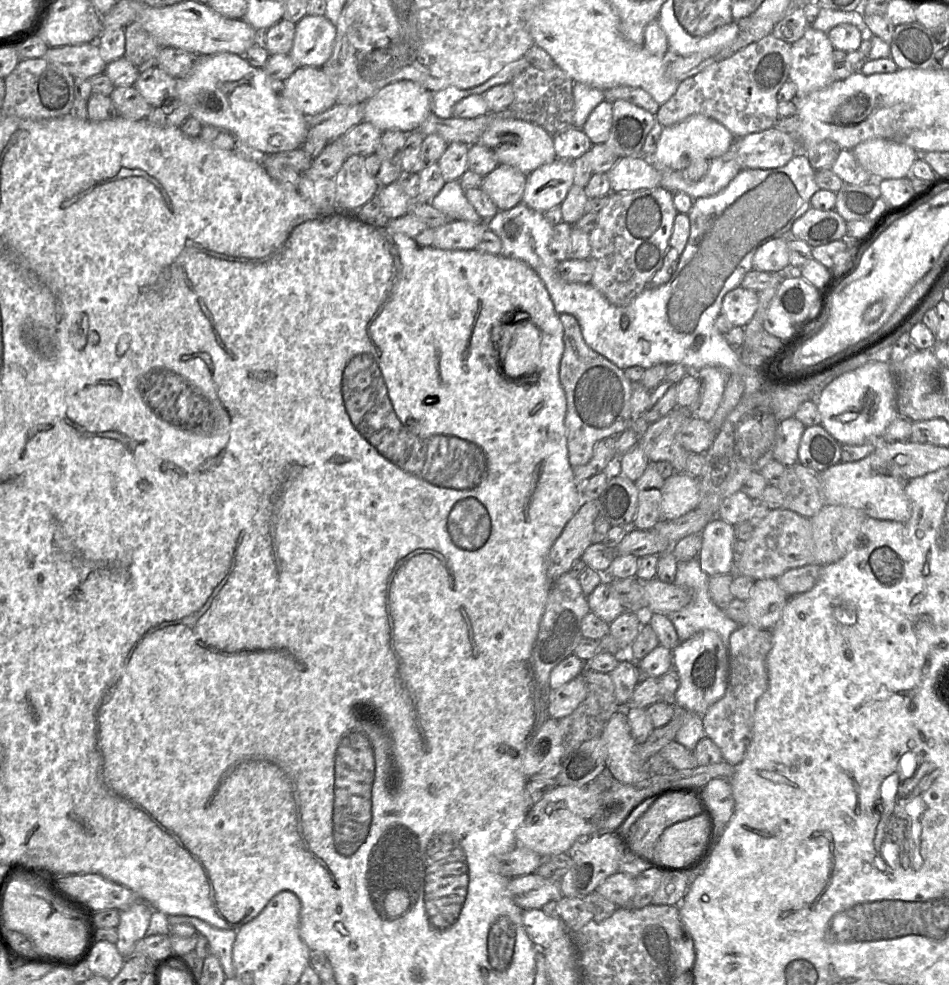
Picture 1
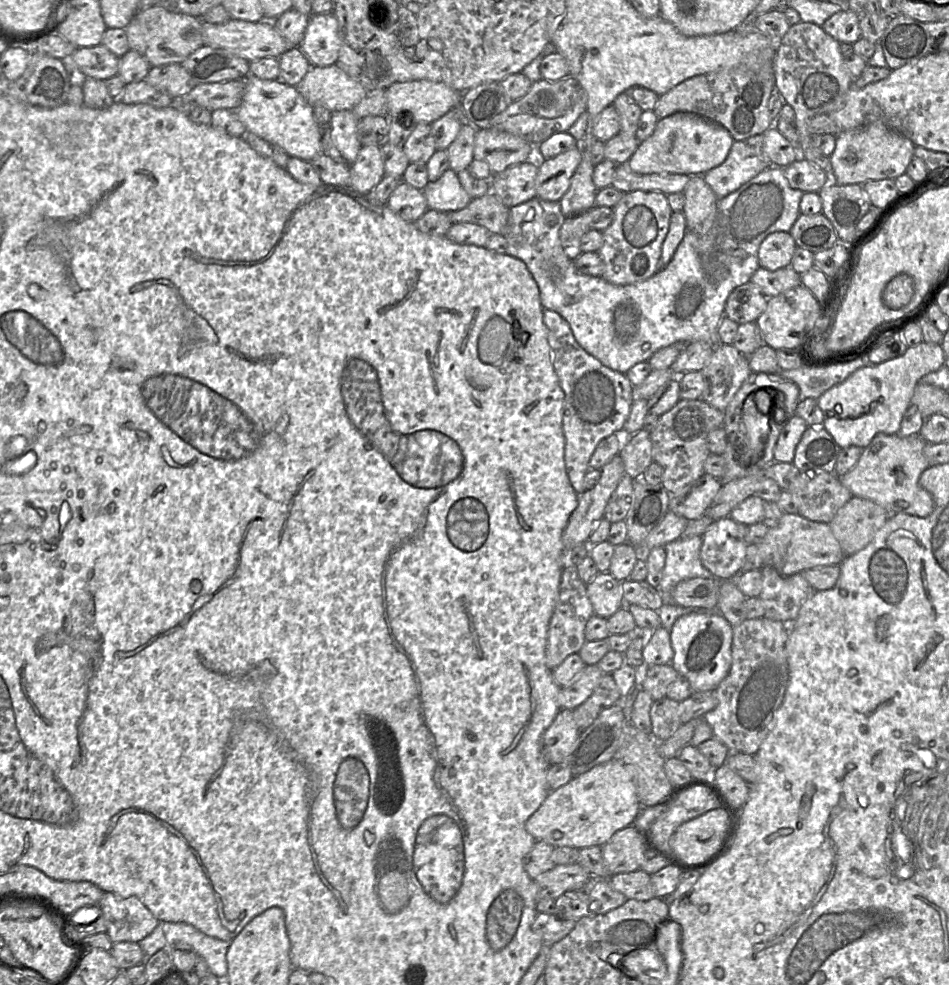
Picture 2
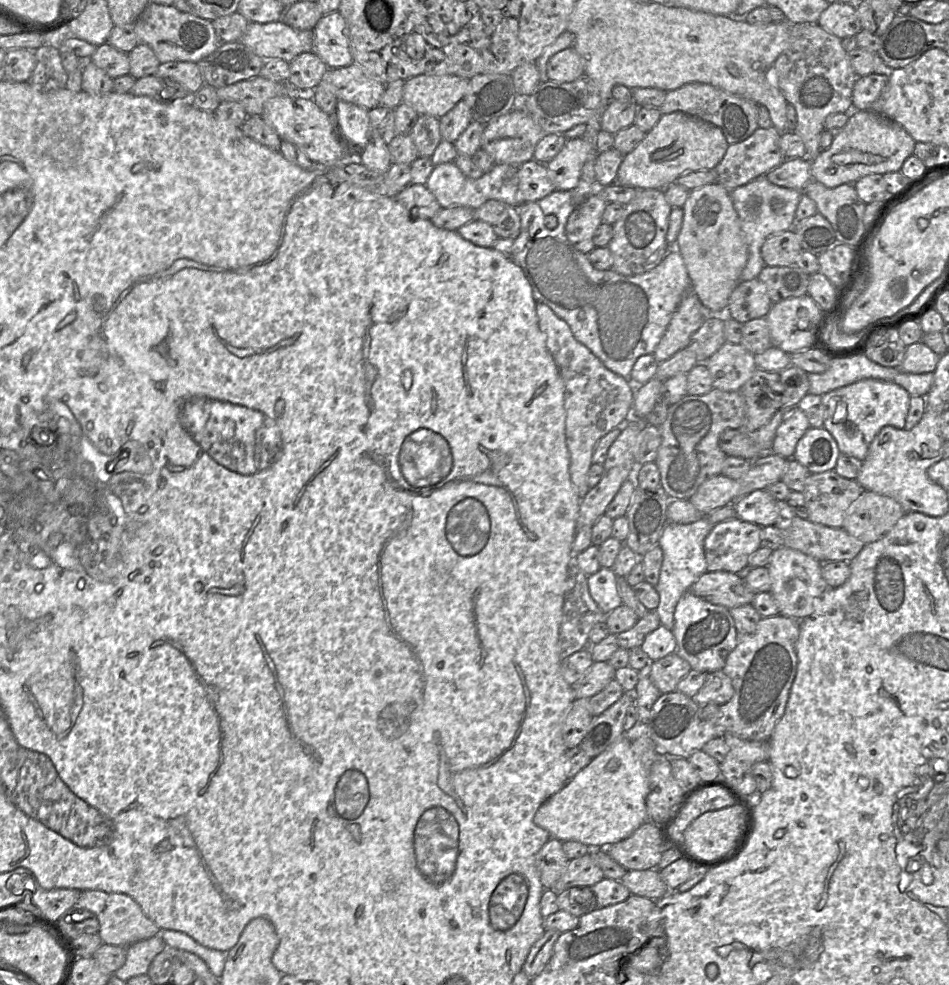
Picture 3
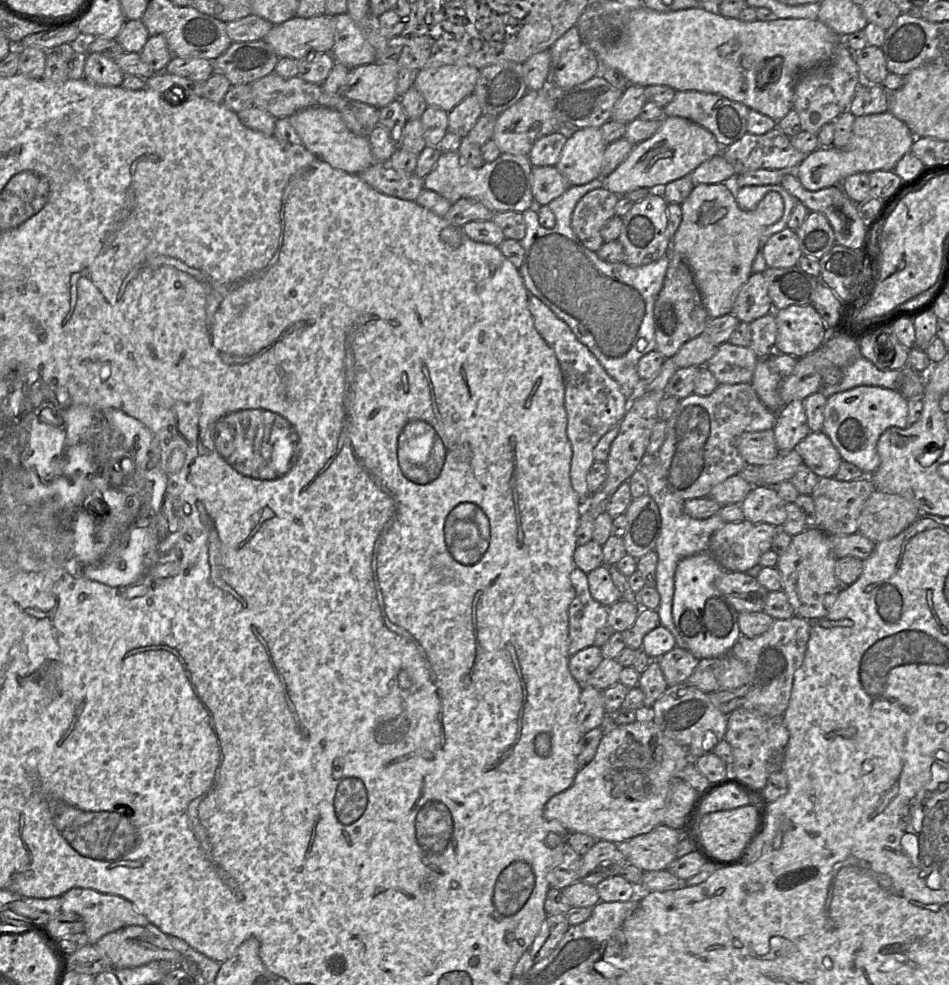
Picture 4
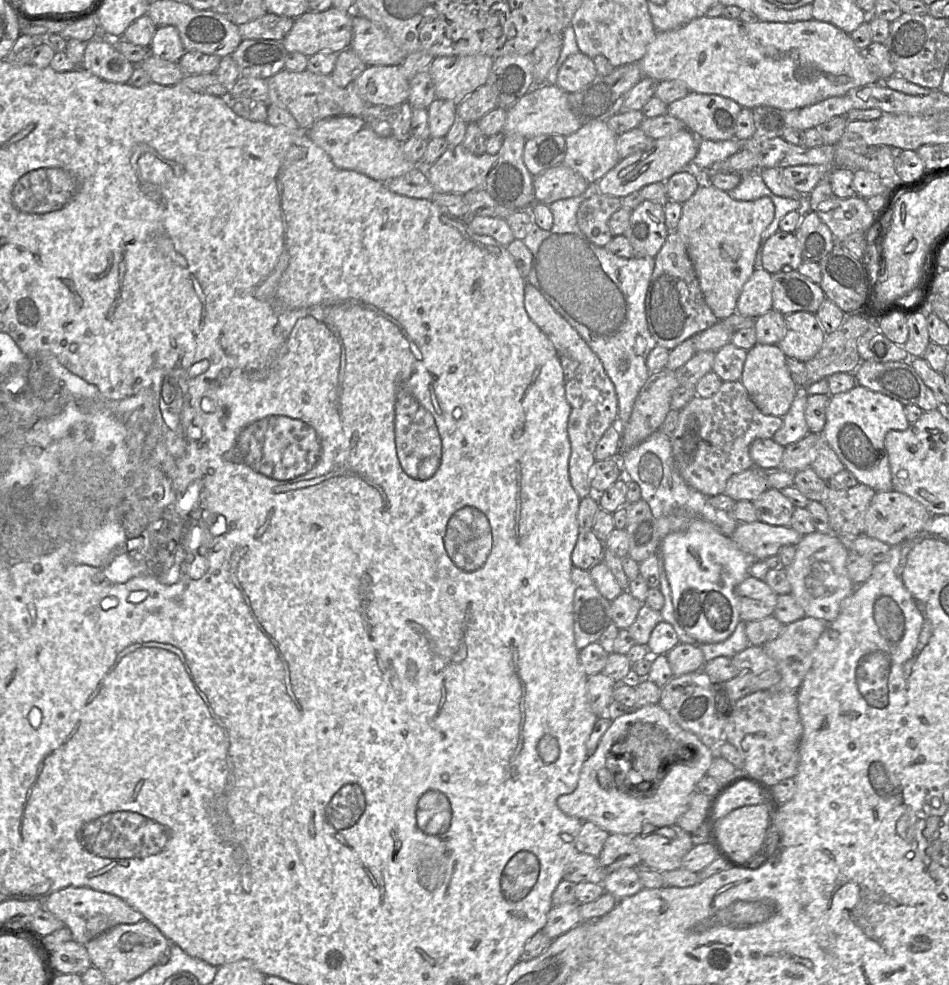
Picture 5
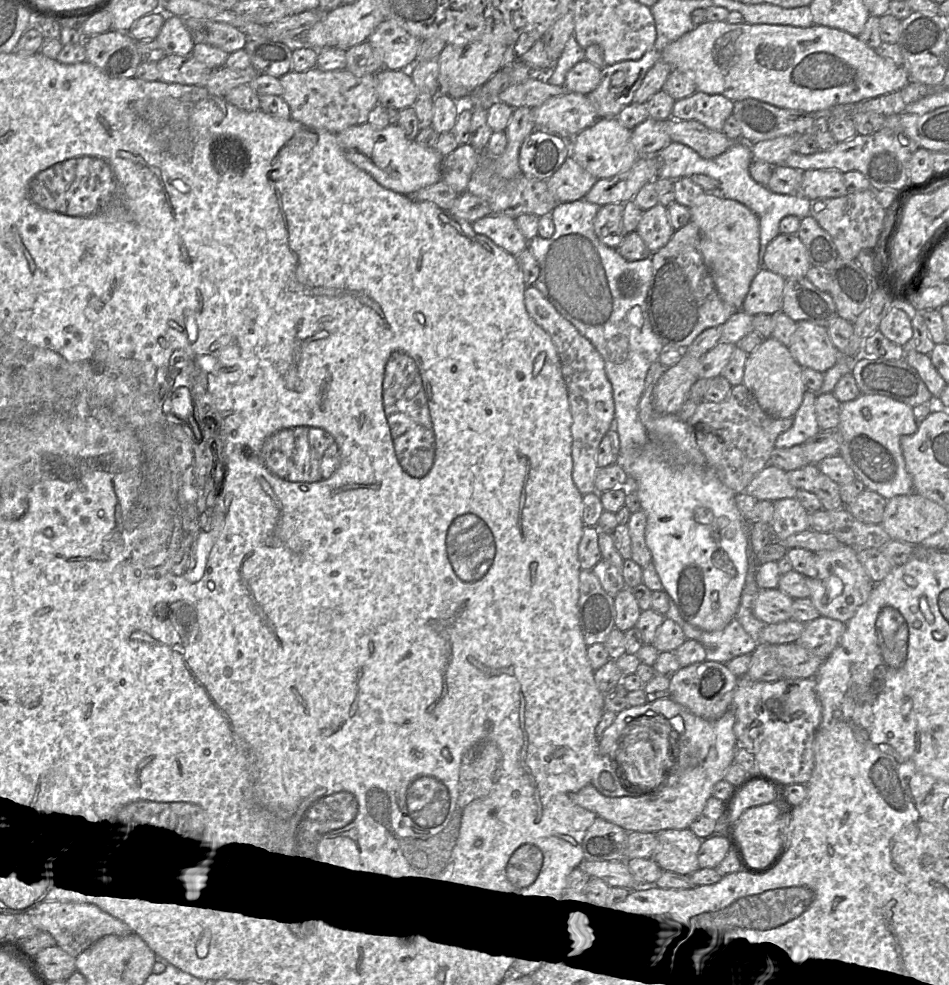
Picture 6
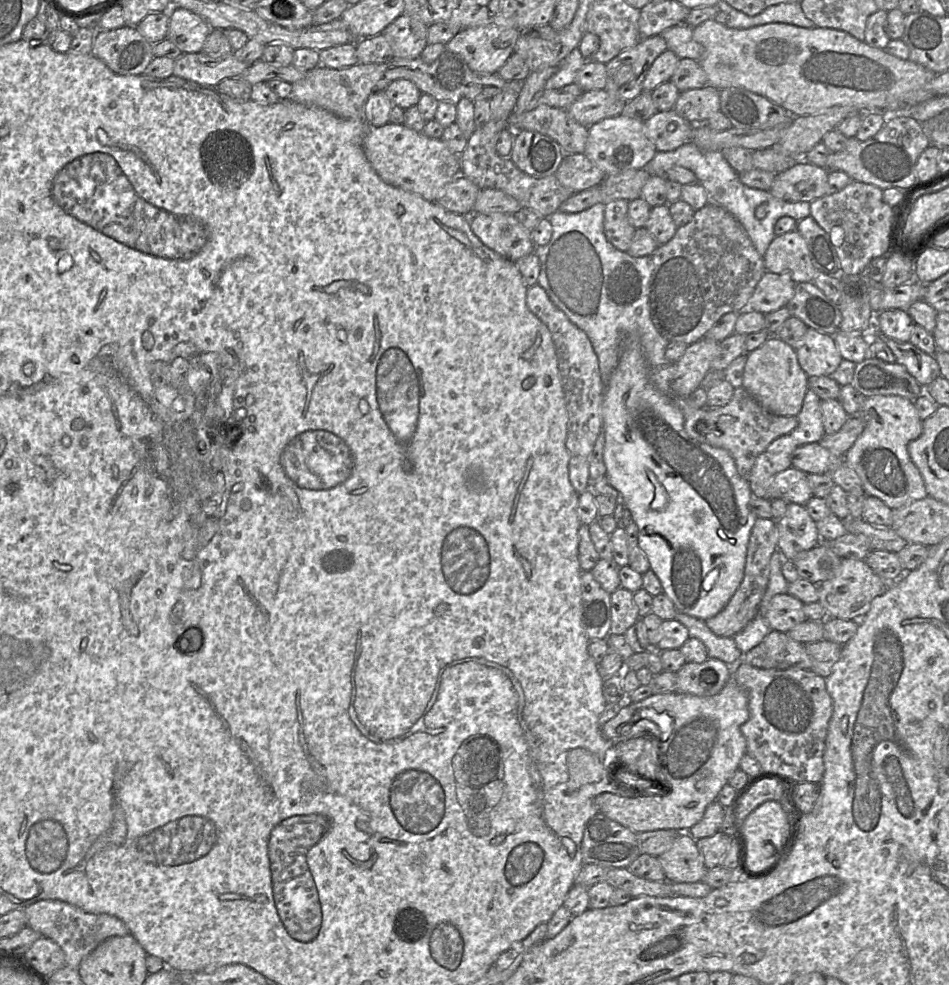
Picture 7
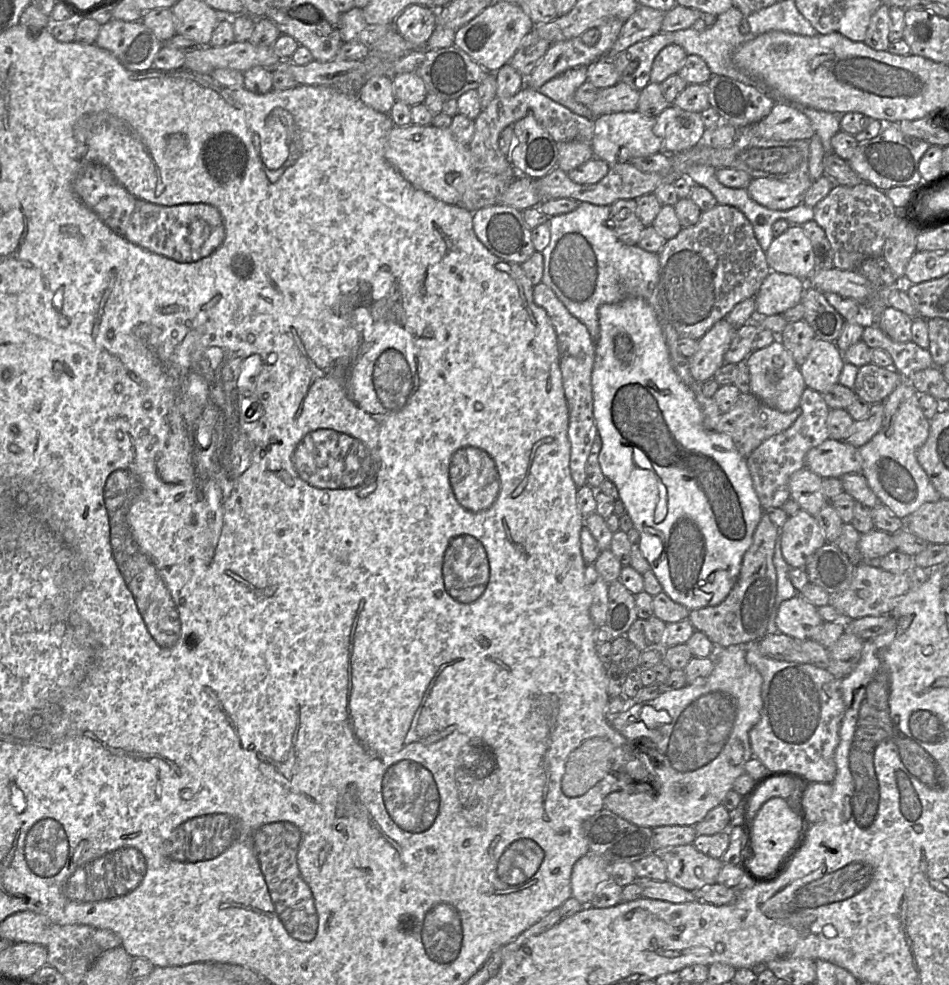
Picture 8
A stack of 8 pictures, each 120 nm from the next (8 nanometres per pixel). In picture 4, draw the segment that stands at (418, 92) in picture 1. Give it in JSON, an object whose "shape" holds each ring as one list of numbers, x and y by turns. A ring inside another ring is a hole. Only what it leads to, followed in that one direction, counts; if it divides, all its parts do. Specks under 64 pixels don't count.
{"shape":[[442,65,418,72,414,87,429,106,450,112,456,105,474,93,480,76,479,68,469,65]]}

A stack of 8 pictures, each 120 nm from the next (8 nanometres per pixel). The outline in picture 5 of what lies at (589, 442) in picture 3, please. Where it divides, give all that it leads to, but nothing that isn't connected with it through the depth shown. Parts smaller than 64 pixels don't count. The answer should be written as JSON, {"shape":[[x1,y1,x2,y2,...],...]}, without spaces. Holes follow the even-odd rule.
{"shape":[[526,283,524,290,524,307,529,318,549,338,561,361,565,380,565,393,571,407,568,419,568,436,571,444,569,459,569,477,573,489,580,499,594,496,591,487,592,467,595,463,595,450,604,433,614,424,618,424,618,400,609,376,606,374,599,357,590,349,578,332,558,313,542,294,531,284]]}

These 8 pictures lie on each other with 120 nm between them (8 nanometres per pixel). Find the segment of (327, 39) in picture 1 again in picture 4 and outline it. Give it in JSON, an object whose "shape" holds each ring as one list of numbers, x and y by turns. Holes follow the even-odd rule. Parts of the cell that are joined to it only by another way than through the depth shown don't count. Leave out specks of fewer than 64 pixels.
{"shape":[[347,13,333,16,335,42,331,54,335,62,349,69,375,62,375,49]]}

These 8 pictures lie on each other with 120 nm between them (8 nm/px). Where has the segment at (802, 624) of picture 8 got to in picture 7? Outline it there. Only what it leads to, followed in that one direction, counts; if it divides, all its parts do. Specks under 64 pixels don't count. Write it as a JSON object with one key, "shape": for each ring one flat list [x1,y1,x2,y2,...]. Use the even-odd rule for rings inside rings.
{"shape":[[788,593,777,594,765,607,765,620,771,630,788,632,807,620,803,605,802,601]]}

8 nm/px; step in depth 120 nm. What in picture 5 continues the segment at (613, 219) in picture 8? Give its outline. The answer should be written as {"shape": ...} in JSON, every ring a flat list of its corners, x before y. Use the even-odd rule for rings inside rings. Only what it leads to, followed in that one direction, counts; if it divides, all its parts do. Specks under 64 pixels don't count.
{"shape":[[598,192,580,205,577,224,592,243,605,247,613,238,608,221,621,207,620,198]]}

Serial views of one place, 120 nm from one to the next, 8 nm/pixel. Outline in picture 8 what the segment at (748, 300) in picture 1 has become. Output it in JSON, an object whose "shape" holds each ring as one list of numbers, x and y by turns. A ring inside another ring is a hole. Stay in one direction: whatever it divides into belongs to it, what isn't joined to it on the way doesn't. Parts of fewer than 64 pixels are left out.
{"shape":[[771,271,754,297,756,316,782,315,800,303,805,288,805,281]]}

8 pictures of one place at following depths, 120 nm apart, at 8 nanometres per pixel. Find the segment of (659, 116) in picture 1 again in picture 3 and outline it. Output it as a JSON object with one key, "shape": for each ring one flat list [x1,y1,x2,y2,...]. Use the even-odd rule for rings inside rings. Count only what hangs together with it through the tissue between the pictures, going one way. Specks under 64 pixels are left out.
{"shape":[[690,83,676,90,668,91,659,110,662,115,683,112,711,123,722,130,729,145,744,141,759,128,759,105,709,84]]}

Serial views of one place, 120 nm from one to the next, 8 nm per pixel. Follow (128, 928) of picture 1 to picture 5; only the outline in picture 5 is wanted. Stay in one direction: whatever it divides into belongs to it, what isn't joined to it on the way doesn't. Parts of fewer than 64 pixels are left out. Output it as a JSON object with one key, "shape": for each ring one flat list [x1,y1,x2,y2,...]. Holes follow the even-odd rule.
{"shape":[[67,887,49,895,43,907,59,918,71,930,73,939,86,945,97,936,120,924,136,924,145,919,144,915,127,904,120,897,88,887]]}

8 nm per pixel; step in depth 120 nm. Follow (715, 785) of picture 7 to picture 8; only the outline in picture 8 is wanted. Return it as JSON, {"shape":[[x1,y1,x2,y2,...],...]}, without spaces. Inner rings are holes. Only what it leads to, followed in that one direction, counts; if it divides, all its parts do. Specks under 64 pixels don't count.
{"shape":[[732,645,717,650,714,658,714,668,712,673,702,685,685,685,676,690,664,691,658,697,643,702,628,702,627,706,617,715,610,718,612,727,624,736,632,745,637,745,639,739,648,739,653,744,653,749,649,749,650,759,656,762,656,773,660,781,647,783,651,785,652,791,626,792,623,790,608,794,604,799,604,807,612,811,617,816,628,822,641,827,654,828,666,825,687,825,695,826,702,821,705,815,714,807,722,803,729,790,733,789,734,781,745,771,745,764,753,757,750,746,749,732,759,722,763,707,761,688,763,678,758,670,747,663,746,650,744,646]]}

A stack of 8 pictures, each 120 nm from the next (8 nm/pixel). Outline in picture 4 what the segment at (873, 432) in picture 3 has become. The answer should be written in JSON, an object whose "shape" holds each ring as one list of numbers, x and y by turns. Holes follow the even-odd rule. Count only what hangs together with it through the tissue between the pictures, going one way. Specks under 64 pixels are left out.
{"shape":[[858,386,827,398,823,432,830,438,844,461,859,467,865,476,880,465,877,443,881,434,892,426,907,428,908,399,898,390,881,386]]}

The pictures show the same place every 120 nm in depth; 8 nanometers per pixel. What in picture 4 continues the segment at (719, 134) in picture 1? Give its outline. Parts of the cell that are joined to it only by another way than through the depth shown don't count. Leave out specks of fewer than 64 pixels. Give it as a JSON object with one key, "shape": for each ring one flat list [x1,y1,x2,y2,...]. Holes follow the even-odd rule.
{"shape":[[677,116,663,117,656,133,636,144,623,162,602,178,602,185,619,196,638,188,660,191,666,184,690,175,701,163,721,151,715,136,704,127]]}

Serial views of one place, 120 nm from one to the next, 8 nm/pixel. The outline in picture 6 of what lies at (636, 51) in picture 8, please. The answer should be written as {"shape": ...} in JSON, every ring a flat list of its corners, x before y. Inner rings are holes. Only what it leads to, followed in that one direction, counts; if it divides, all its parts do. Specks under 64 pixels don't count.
{"shape":[[653,48,638,60,621,61,602,68,599,85,587,95,599,118,617,117,623,108,633,103,634,94,640,87,646,73,660,59,660,52,656,48]]}

